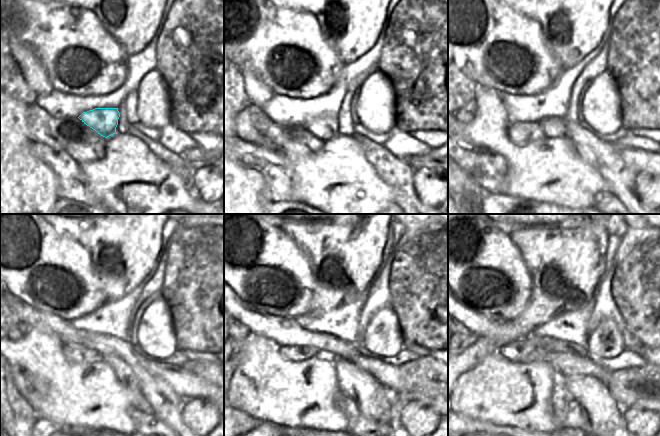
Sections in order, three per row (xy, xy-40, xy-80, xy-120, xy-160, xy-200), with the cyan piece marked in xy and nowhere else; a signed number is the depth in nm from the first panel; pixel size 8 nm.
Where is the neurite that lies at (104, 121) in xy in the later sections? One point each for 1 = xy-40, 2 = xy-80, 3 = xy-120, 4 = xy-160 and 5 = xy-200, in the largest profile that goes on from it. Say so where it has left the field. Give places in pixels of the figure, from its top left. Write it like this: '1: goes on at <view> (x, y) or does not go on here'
1: goes on at xy-40 (324, 126)
2: goes on at xy-80 (552, 127)
3: goes on at xy-120 (123, 372)
4: goes on at xy-160 (370, 396)
5: goes on at xy-200 (606, 416)

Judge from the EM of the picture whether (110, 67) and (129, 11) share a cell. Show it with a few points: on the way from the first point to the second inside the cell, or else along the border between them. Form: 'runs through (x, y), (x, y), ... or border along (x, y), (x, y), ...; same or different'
border along (102, 25), (128, 55); different

